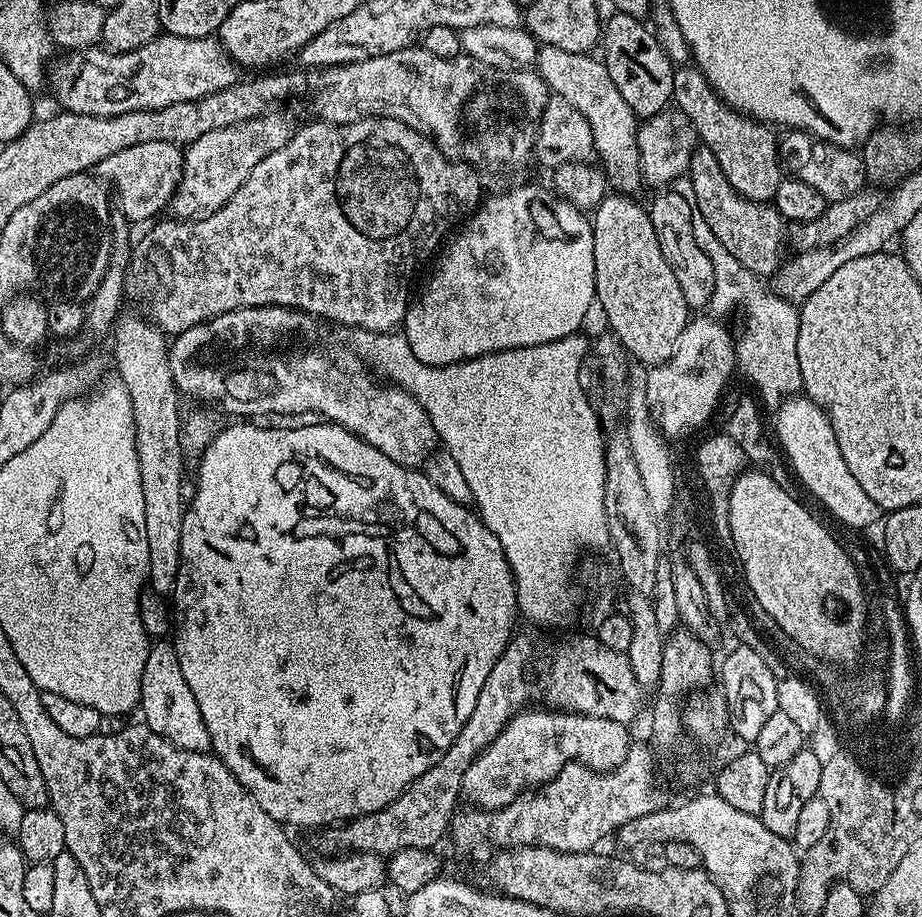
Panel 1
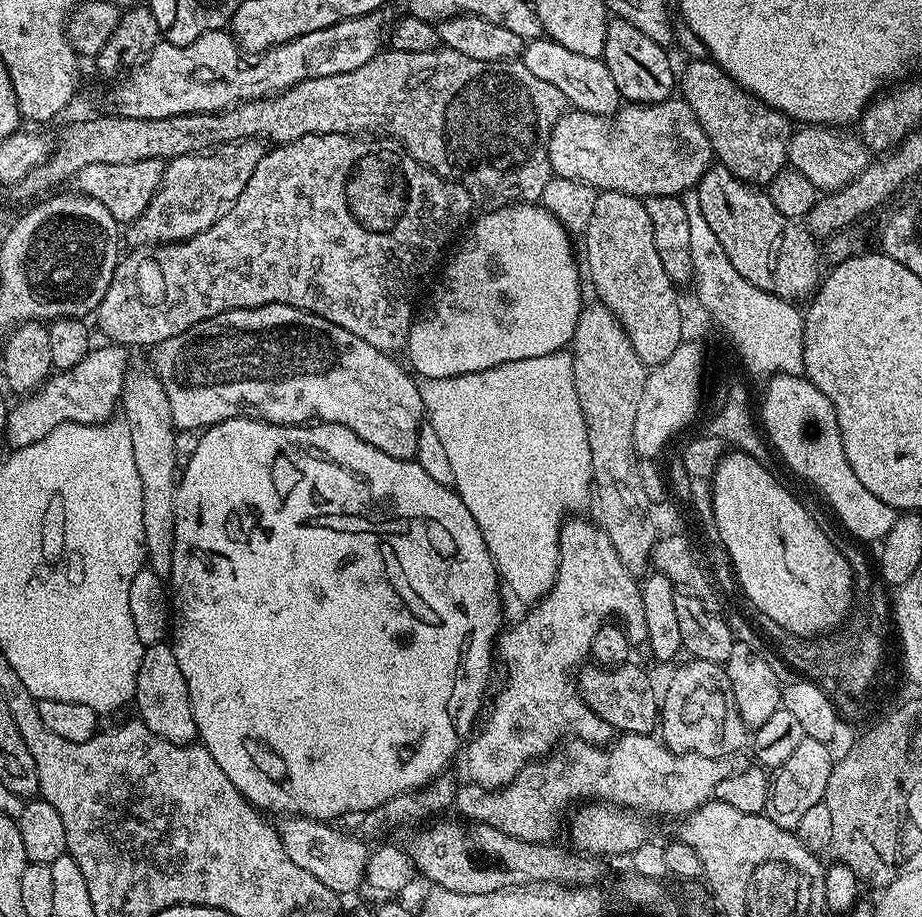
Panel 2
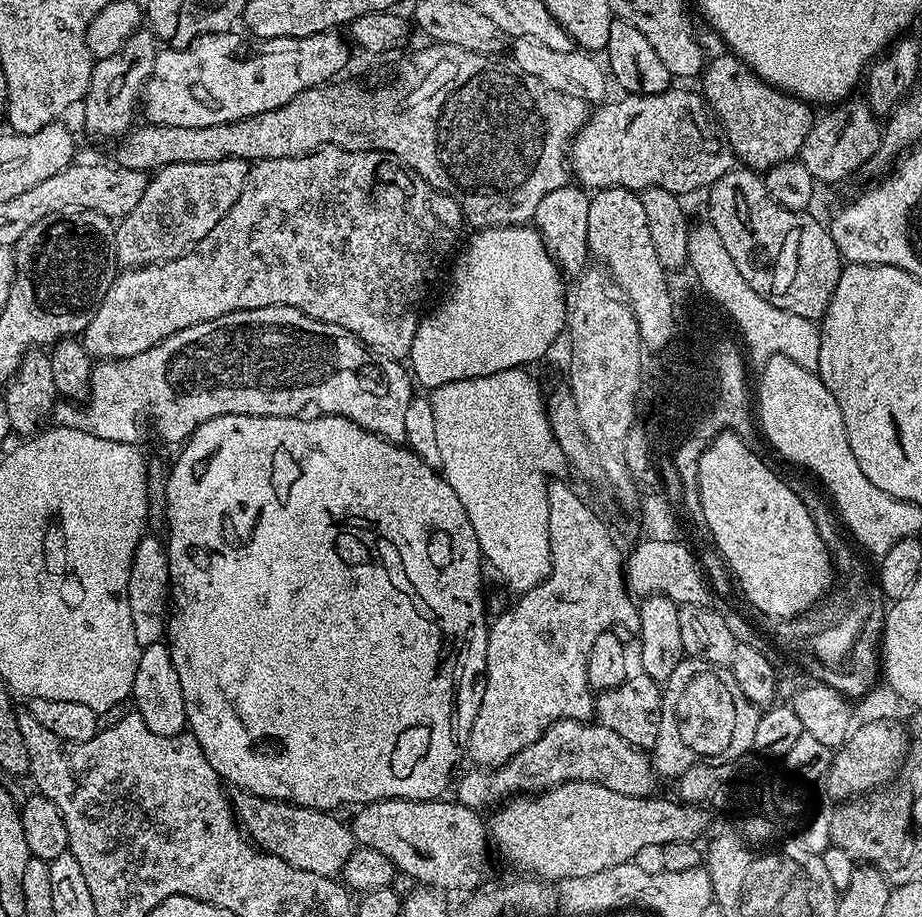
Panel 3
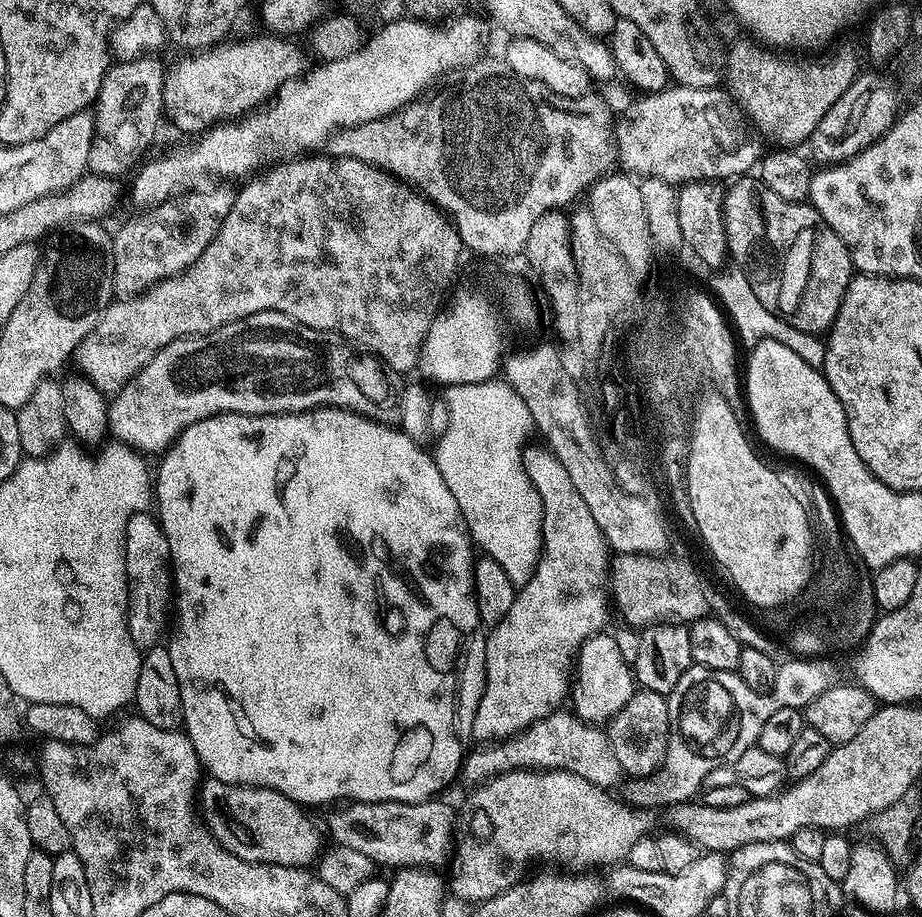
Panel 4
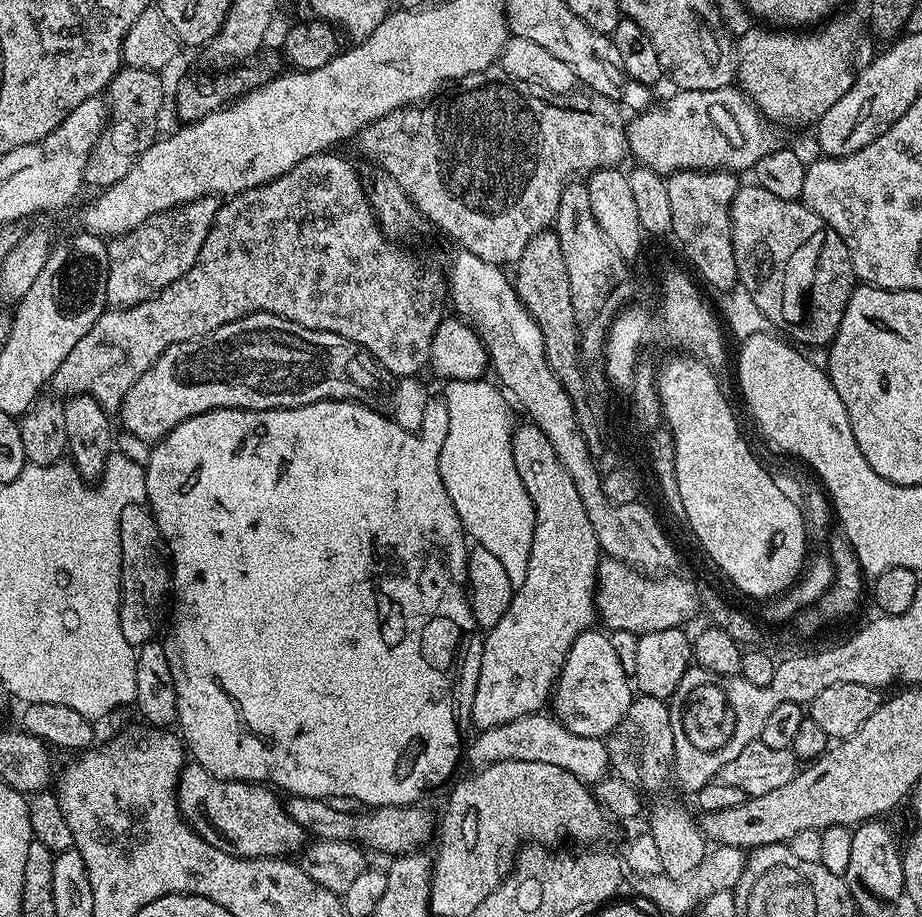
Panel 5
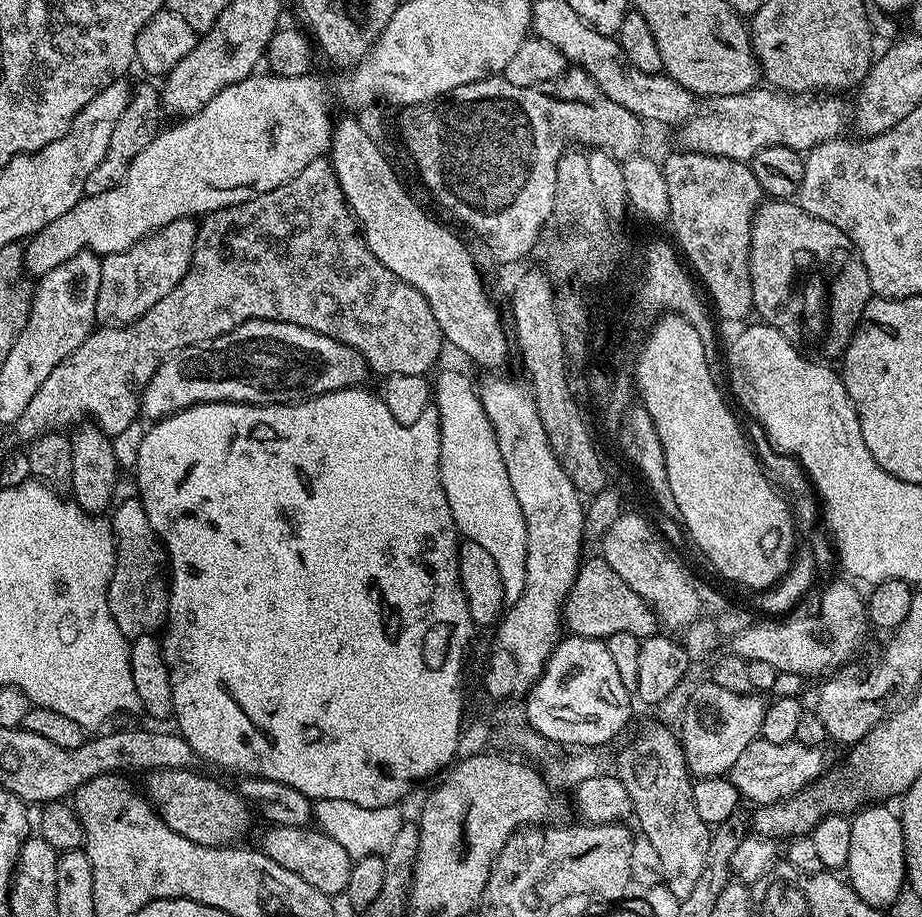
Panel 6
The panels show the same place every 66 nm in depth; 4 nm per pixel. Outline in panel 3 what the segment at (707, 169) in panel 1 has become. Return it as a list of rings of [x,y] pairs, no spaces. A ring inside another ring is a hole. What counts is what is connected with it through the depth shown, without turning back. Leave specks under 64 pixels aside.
[[[733,166],[718,182],[707,189],[708,216],[714,230],[718,232],[726,251],[734,260],[738,273],[766,300],[779,310],[798,314],[801,318],[819,321],[828,309],[830,298],[834,294],[834,286],[838,286],[838,278],[842,267],[842,257],[834,238],[828,232],[825,221],[815,220],[804,212],[786,210],[774,198],[770,198],[770,190],[766,190],[761,173],[743,166]]]

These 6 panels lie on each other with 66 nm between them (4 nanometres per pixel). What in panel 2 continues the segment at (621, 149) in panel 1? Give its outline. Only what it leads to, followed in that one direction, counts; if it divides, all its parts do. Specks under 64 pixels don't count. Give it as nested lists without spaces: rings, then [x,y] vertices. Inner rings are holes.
[[[541,38],[525,43],[522,63],[534,78],[542,78],[542,82],[550,82],[550,86],[562,90],[573,109],[611,117],[621,107],[620,91],[603,59],[585,58],[583,54],[574,54],[574,50],[566,50],[566,46],[558,46],[558,42]]]

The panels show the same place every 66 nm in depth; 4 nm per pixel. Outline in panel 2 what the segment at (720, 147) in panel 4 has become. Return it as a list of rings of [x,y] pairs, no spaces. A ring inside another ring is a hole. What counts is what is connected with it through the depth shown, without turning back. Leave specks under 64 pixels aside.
[[[682,98],[657,104],[629,103],[611,118],[579,110],[562,112],[546,138],[546,147],[556,176],[641,198],[687,193],[714,164],[710,138]]]

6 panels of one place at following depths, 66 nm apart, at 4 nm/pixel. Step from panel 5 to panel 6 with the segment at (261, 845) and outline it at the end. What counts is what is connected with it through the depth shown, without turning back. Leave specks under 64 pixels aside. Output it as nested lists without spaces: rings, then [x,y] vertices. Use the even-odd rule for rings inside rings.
[[[162,768],[151,773],[146,795],[157,814],[182,838],[207,848],[235,845],[252,828],[253,809],[235,787],[219,784],[192,768]]]

